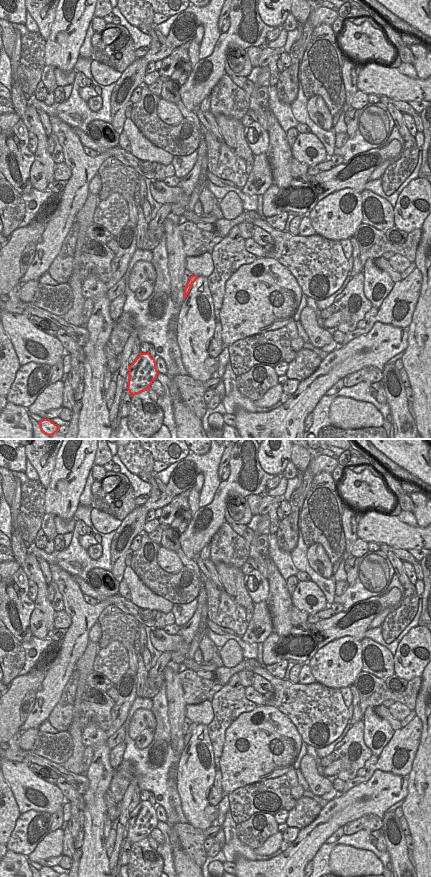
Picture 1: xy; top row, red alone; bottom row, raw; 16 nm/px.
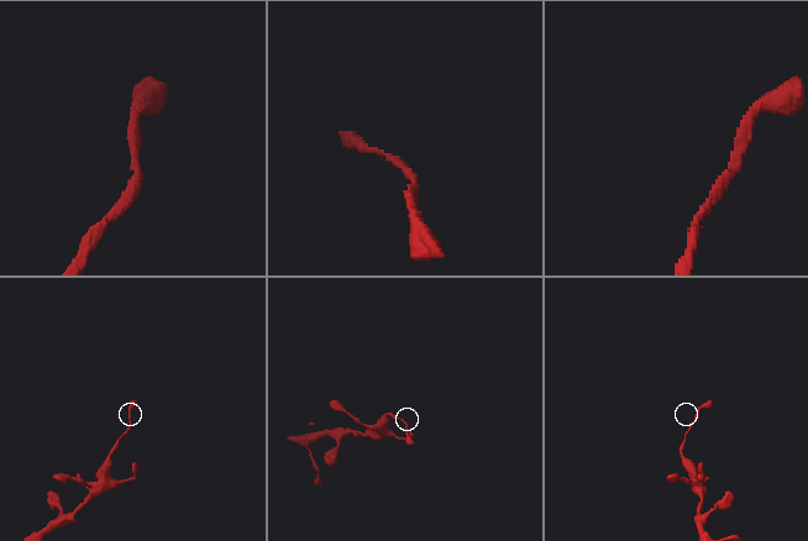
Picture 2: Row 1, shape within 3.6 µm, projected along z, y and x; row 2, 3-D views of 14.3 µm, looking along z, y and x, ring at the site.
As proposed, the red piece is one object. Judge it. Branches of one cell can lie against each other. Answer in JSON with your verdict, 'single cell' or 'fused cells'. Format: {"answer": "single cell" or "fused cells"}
{"answer": "single cell"}

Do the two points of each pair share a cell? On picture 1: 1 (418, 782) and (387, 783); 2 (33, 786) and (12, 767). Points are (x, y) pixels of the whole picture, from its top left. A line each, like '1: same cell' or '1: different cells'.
1: different cells
2: same cell

